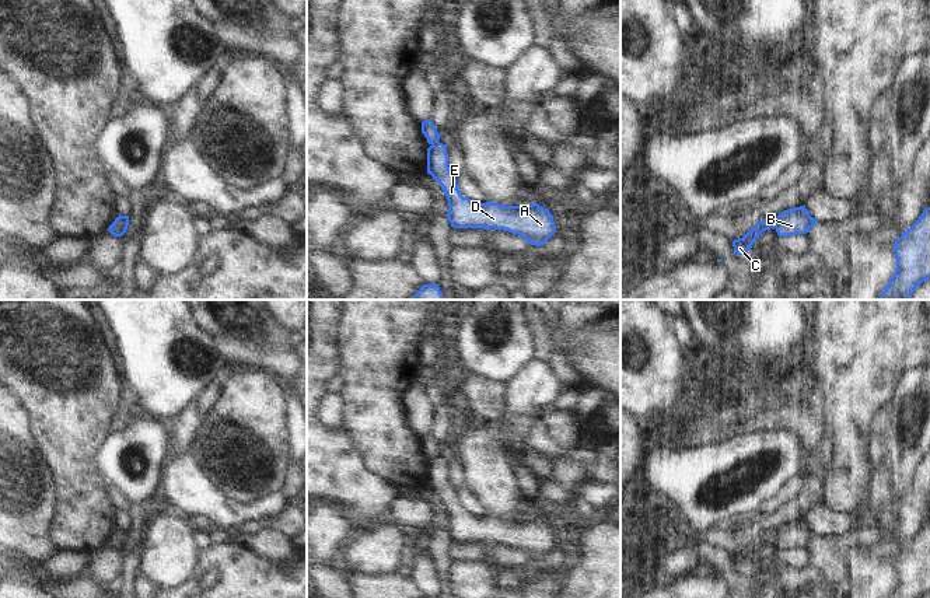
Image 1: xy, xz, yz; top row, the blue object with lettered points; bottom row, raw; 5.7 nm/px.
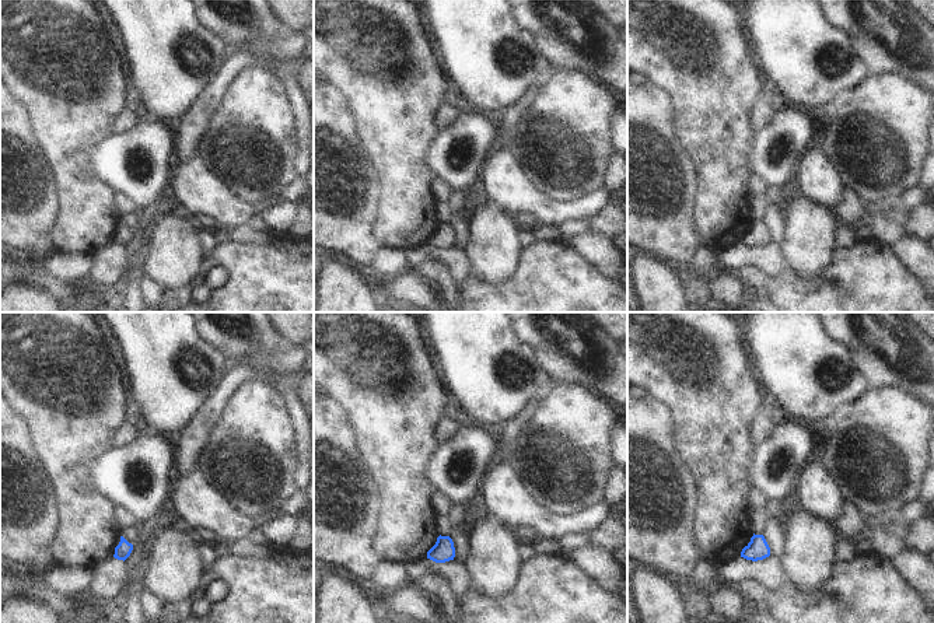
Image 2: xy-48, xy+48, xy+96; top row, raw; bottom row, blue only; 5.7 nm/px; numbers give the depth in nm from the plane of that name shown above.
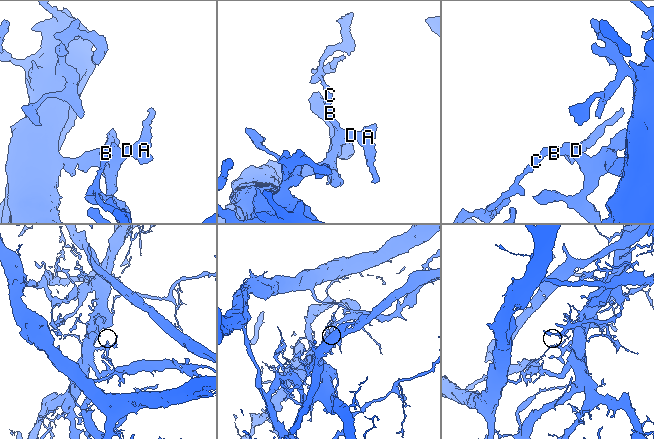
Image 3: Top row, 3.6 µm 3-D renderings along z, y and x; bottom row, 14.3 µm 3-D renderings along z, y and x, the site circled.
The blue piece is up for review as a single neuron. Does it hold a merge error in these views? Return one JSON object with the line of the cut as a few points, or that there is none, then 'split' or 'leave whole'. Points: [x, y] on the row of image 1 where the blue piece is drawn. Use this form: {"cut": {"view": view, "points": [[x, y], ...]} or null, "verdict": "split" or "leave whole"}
{"cut": {"view": "yz", "points": [[778, 217], [775, 227]]}, "verdict": "split"}

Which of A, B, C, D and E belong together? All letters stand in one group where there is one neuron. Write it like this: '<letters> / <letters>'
A B D E / C

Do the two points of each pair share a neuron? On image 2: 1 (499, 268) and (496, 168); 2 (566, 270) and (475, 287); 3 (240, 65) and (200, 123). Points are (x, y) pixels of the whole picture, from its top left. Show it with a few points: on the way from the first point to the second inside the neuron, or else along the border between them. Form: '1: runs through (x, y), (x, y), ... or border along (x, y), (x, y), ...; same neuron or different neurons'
1: border along (493, 203), (499, 207); different neurons
2: runs through (544, 293), (497, 294); same neuron
3: runs through (224, 79), (205, 108); same neuron

